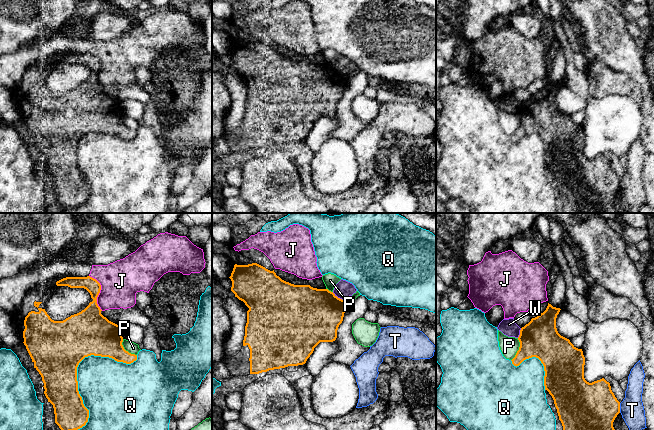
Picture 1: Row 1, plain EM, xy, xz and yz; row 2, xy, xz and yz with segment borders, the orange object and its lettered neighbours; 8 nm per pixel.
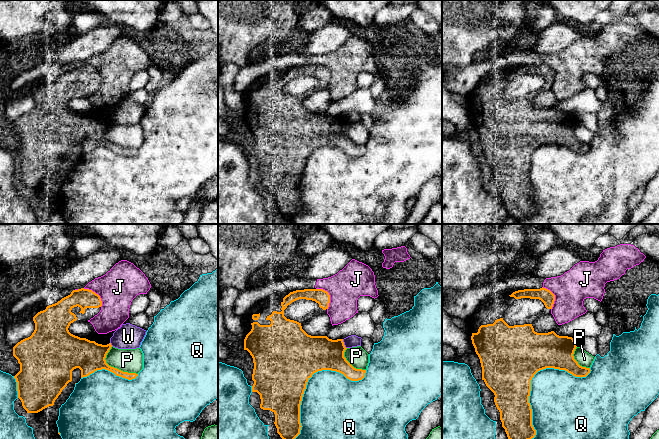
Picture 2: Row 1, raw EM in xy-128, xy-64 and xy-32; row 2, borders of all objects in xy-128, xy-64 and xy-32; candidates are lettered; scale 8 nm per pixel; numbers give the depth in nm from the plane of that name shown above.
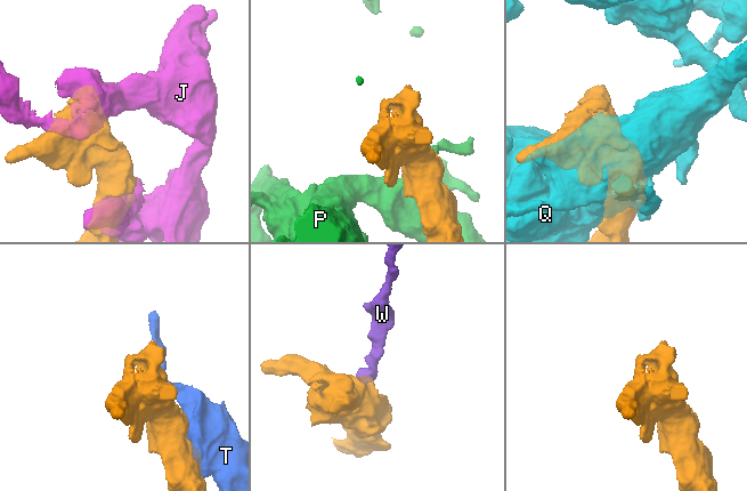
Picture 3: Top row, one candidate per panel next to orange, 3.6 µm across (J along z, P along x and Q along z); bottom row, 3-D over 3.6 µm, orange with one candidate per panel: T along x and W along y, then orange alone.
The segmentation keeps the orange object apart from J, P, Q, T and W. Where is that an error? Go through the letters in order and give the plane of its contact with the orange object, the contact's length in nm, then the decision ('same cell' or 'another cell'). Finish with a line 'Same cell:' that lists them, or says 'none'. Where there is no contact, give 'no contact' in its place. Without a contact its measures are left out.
J: xy | 300 nm | another cell
P: xy | 180 nm | another cell
Q: xy | 750 nm | another cell
T: yz | 80 nm | another cell
W: xz | 120 nm | another cell
Same cell: none

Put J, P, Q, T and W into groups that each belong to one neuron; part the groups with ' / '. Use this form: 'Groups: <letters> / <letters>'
Groups: J / P / Q / T / W

